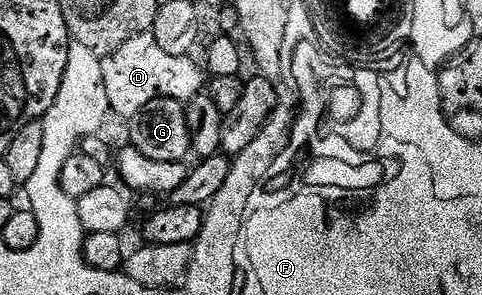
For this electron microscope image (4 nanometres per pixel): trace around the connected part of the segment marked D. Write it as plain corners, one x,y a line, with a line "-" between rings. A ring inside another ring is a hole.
153,31
142,32
129,39
117,51
101,59
102,82
105,83
106,98
112,112
130,119
155,98
173,98
184,103
191,101
207,83
202,66
192,59
189,55
170,56
163,51

